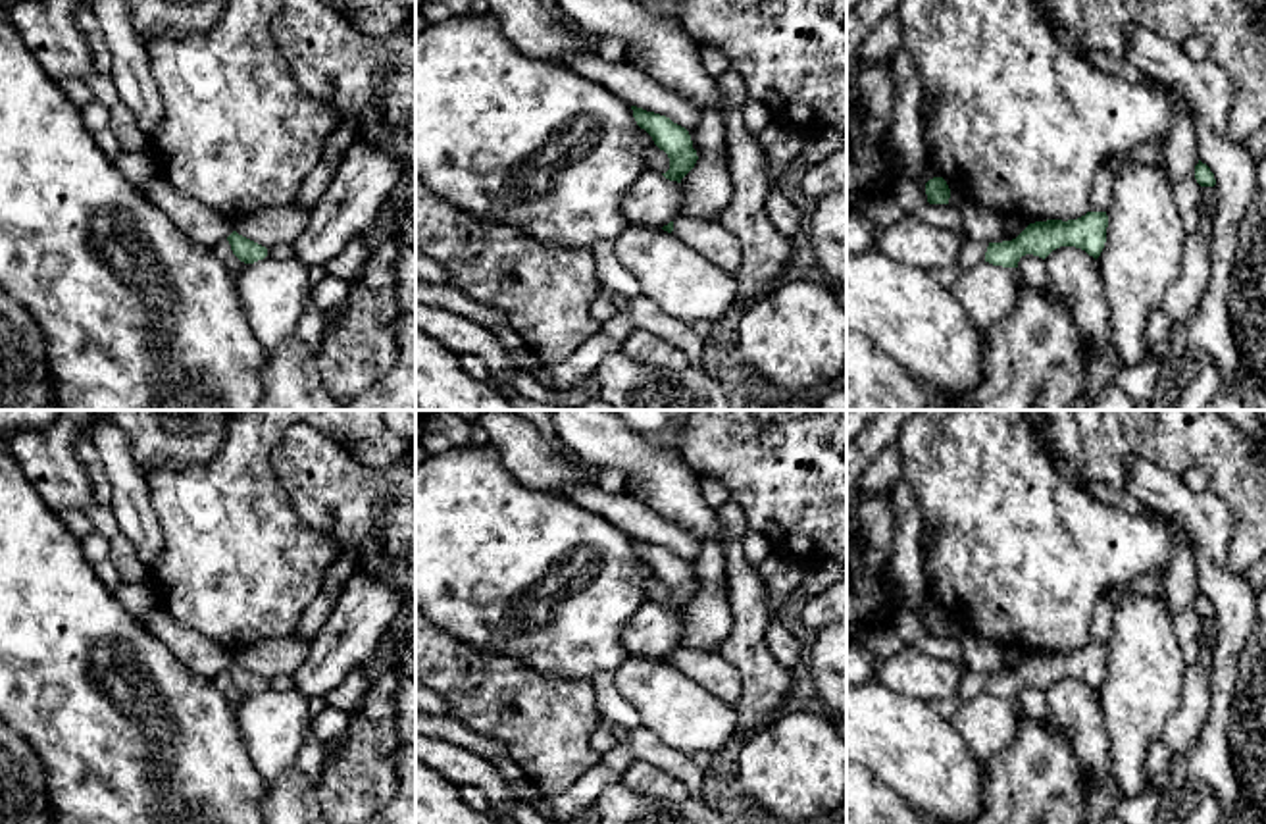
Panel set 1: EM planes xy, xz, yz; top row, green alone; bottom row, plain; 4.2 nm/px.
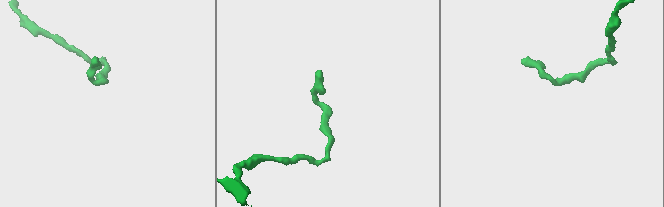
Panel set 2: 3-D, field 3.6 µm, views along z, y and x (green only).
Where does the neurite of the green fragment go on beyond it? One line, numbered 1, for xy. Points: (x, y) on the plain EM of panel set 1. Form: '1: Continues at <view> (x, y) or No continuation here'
1: No continuation here

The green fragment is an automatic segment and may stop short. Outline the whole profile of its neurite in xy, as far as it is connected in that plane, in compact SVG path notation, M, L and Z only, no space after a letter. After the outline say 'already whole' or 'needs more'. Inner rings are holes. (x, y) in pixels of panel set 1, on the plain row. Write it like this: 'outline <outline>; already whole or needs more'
outline M233 662L227 668L227 672L231 676L233 685L244 695L254 695L254 693L264 691L267 687L266 678L239 666L237 662Z; already whole

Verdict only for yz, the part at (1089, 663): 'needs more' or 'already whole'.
already whole

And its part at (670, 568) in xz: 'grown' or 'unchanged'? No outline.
unchanged

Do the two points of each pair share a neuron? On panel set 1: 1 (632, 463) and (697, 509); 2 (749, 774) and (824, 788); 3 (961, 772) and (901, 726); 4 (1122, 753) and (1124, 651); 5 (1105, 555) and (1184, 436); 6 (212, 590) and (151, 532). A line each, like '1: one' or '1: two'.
1: one
2: one
3: one
4: one
5: two
6: two

